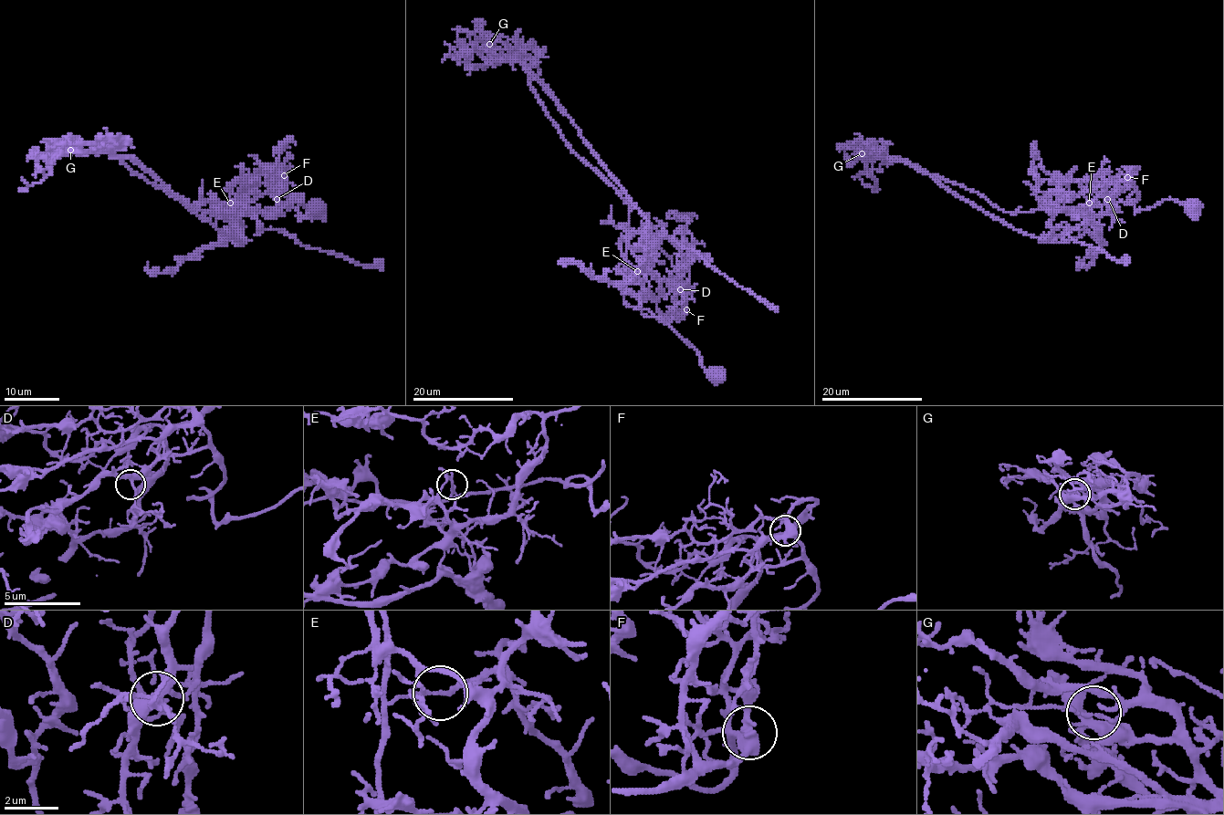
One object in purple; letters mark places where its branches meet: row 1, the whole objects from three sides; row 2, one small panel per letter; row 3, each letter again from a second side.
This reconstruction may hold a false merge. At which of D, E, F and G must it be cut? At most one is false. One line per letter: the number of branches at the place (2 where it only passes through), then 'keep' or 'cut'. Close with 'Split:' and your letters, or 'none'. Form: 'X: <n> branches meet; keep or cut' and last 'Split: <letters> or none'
D: 3 branches meet; keep
E: 3 branches meet; cut
F: 3 branches meet; keep
G: 4 branches meet; keep
Split: E

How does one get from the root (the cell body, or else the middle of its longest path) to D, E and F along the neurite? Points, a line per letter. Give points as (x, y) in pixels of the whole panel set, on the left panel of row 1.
D: (318, 209), (312, 214), (298, 200), (287, 200), (256, 212), (245, 205), (273, 186), (271, 193), (277, 199)
E: (318, 209), (312, 214), (298, 200), (287, 200), (256, 212), (237, 200), (216, 203), (219, 206), (230, 203)
F: (318, 209), (312, 214), (298, 200), (287, 200), (256, 212), (245, 205), (270, 192), (284, 175)

